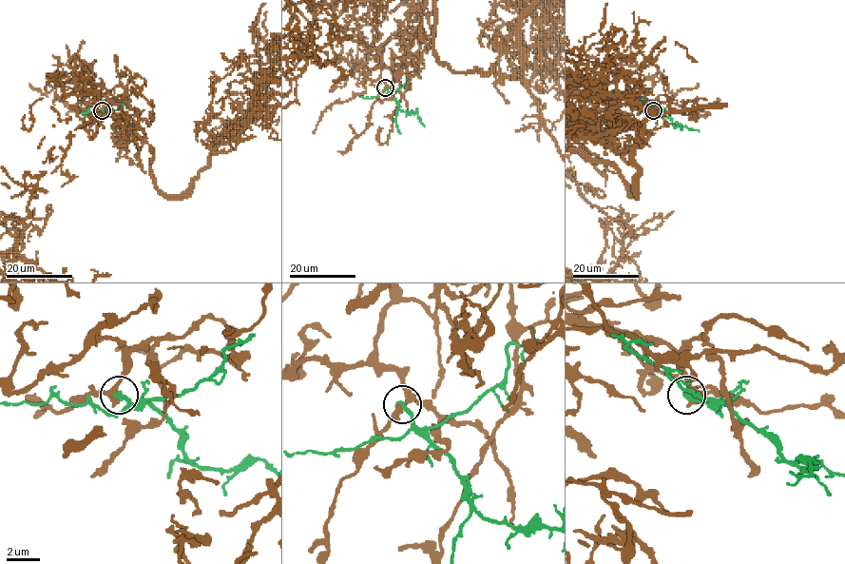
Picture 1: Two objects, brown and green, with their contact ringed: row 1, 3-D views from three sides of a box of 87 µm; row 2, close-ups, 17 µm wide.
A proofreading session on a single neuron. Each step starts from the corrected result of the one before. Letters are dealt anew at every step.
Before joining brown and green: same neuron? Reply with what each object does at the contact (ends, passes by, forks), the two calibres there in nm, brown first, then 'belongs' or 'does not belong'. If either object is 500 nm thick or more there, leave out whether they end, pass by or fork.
brown passes by; green ends; calibres 360 and 300 nm; does not belong

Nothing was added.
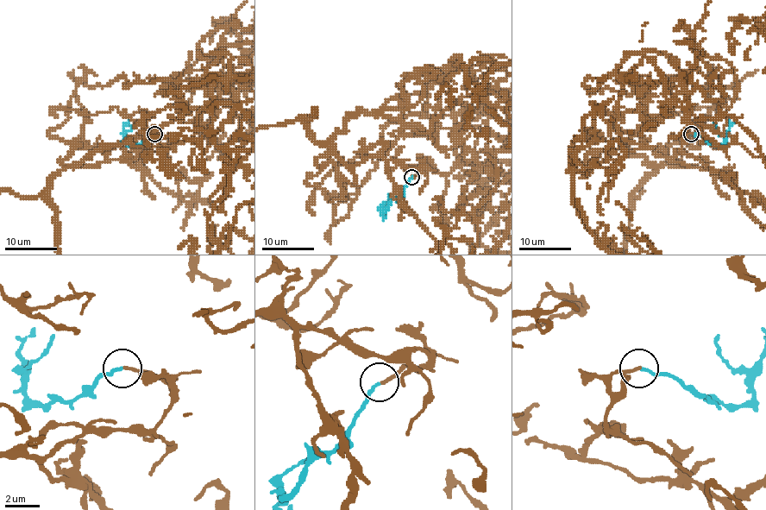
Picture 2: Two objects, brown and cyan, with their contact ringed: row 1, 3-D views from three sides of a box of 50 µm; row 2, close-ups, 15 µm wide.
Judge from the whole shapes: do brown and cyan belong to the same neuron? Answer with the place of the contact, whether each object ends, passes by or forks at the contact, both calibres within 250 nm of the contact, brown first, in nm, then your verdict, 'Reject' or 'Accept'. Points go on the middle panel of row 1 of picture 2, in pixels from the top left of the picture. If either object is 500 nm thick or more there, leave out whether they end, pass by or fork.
Place: (411, 177). At the ring brown ends. At the ring cyan ends. Thickness 190 nm (brown) against 180 nm. Accept

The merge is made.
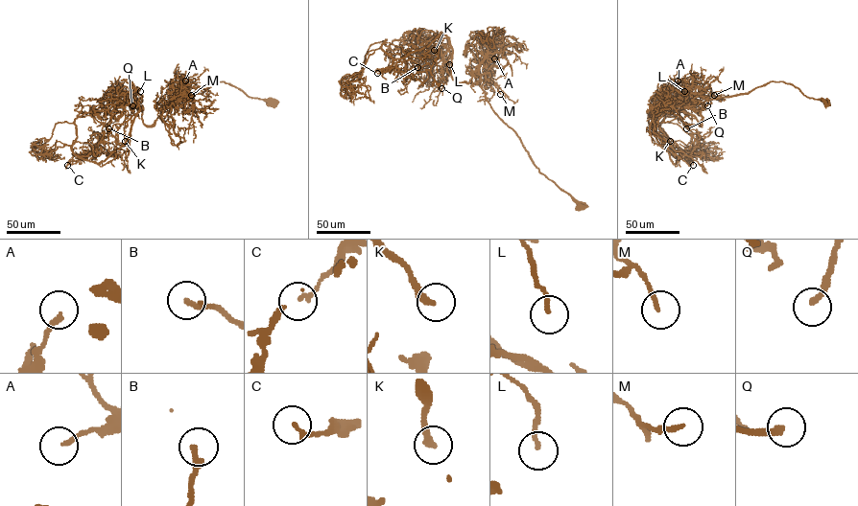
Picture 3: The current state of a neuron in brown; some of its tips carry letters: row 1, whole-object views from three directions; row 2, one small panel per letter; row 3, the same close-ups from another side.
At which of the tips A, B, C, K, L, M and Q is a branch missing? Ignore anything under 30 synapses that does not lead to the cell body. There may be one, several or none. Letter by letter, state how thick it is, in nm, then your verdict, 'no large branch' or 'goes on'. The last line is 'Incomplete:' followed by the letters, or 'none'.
A: calibre 170 nm; no large branch
B: calibre 240 nm; no large branch
C: calibre 170 nm; no large branch
K: calibre 280 nm; no large branch
L: calibre 160 nm; no large branch
M: calibre 180 nm; no large branch
Q: calibre 240 nm; no large branch
Incomplete: none

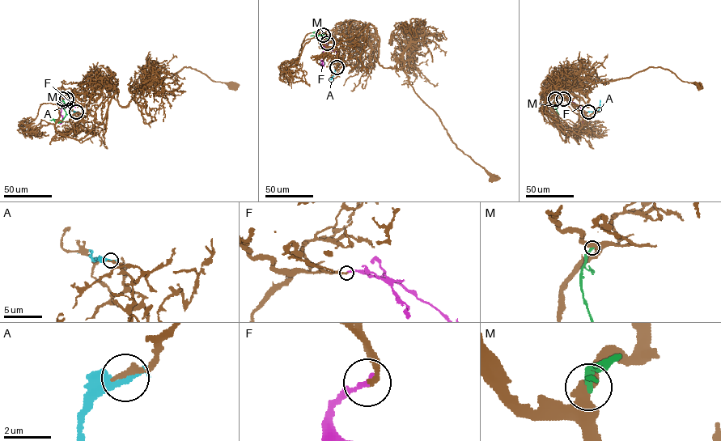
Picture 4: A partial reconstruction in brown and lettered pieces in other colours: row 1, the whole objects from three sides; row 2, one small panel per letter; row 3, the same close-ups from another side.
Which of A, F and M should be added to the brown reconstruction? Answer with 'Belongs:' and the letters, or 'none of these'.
Belongs: F

